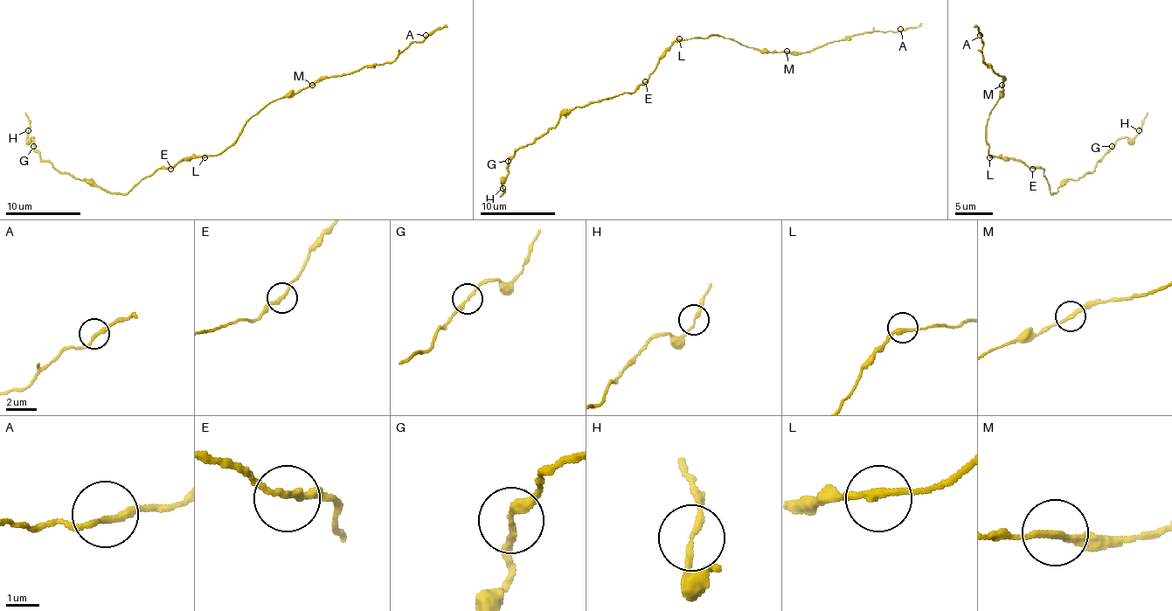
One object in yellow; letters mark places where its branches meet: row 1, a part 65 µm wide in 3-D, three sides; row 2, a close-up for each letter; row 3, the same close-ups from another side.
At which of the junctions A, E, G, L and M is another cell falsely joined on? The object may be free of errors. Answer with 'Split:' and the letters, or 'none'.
Split: none

